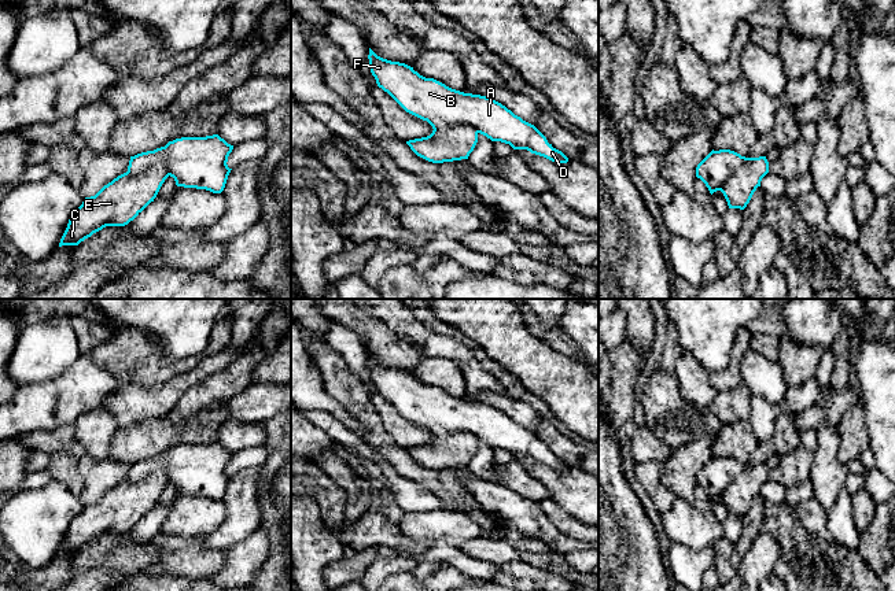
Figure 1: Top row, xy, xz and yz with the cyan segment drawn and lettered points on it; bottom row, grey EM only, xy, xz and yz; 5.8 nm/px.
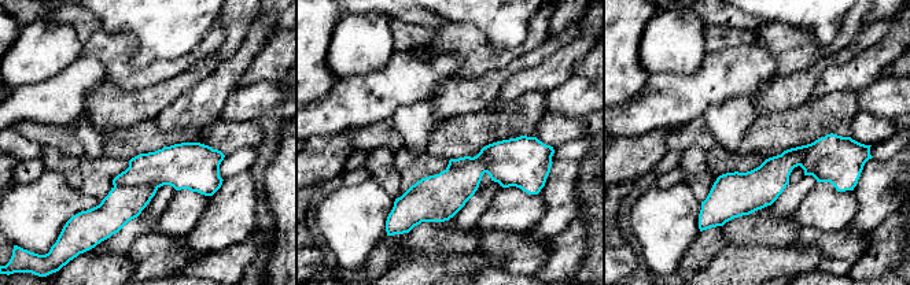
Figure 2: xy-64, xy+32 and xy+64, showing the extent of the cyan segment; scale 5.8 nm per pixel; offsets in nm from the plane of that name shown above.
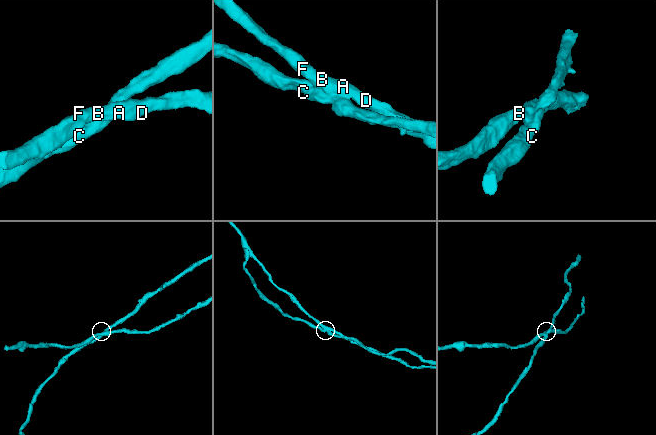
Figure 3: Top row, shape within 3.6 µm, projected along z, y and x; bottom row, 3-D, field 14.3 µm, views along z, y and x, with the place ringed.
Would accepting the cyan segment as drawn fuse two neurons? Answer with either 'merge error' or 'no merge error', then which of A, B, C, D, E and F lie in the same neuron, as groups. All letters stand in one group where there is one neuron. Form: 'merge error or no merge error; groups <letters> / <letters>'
merge error; groups A B D F / C E

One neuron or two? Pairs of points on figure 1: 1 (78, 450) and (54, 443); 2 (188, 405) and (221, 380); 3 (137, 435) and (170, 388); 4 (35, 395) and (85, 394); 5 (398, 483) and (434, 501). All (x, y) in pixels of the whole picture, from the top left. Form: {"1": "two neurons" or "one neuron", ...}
{"1": "one neuron", "2": "one neuron", "3": "two neurons", "4": "one neuron", "5": "one neuron"}

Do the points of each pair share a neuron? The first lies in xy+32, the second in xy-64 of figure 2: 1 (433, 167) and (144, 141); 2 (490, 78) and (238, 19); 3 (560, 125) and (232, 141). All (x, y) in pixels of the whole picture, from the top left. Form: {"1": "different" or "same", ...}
{"1": "different", "2": "different", "3": "same"}

